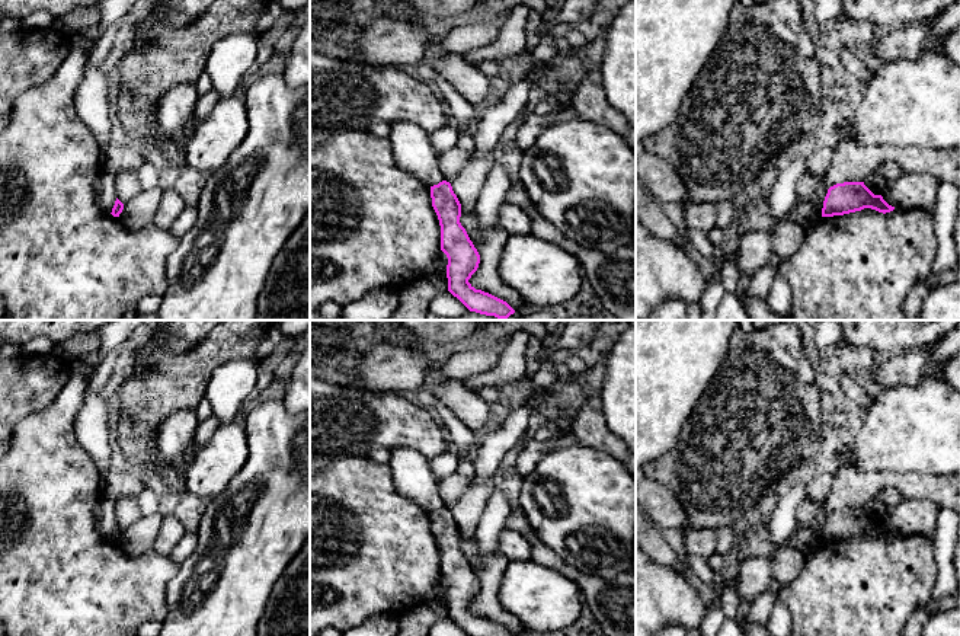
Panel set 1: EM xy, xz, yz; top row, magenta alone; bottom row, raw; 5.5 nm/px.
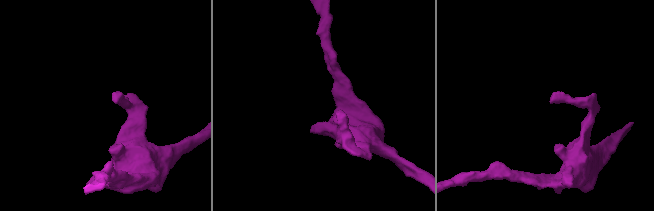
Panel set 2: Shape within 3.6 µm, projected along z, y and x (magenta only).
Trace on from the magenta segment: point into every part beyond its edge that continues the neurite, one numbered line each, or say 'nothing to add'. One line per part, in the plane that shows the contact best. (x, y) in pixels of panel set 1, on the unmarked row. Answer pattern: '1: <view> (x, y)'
nothing to add

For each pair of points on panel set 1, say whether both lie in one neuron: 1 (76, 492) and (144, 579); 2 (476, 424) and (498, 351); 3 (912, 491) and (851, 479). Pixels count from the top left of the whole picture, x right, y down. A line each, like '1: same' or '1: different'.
1: same
2: different
3: same

